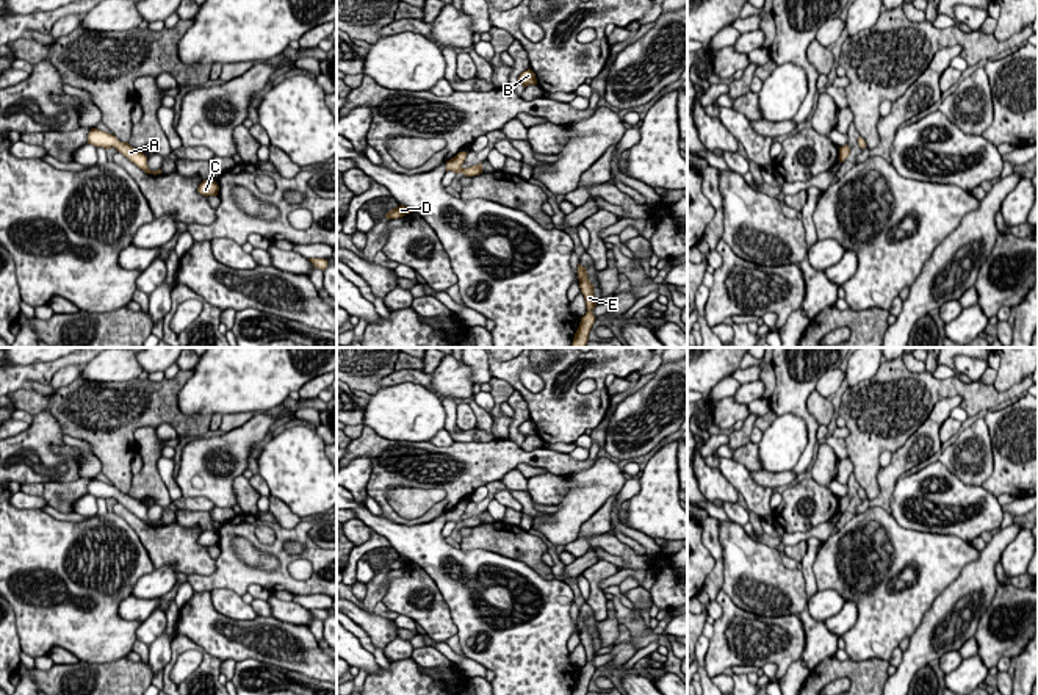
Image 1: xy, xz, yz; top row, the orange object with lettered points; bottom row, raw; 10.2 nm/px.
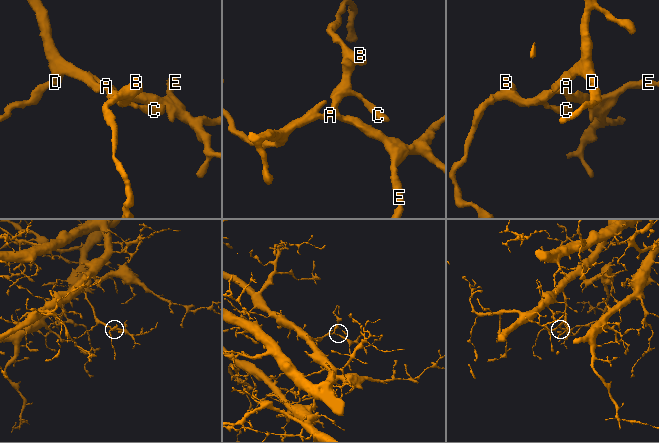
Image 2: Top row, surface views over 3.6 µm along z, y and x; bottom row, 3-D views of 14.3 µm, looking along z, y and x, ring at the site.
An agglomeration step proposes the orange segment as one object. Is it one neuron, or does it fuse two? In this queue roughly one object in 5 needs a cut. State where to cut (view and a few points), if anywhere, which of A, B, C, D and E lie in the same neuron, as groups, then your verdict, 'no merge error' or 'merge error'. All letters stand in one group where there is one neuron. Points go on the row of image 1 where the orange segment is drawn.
no cut; A B C D E; no merge error

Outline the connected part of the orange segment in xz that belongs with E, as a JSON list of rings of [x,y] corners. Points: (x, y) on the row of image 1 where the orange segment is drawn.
[[[578,265],[578,279],[579,279],[579,288],[581,288],[581,293],[584,294],[584,299],[586,299],[586,307],[587,307],[587,311],[586,315],[581,318],[581,322],[579,322],[579,327],[575,333],[575,338],[573,338],[573,343],[571,343],[571,348],[586,348],[587,341],[589,341],[589,332],[595,322],[595,315],[592,313],[592,310],[595,308],[596,305],[596,301],[593,299],[593,285],[590,283],[590,280],[587,279],[587,272],[586,272],[587,268]]]

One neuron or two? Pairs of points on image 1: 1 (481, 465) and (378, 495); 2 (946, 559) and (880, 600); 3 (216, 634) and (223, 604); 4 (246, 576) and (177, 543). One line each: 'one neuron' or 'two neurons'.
1: one neuron
2: one neuron
3: two neurons
4: two neurons

